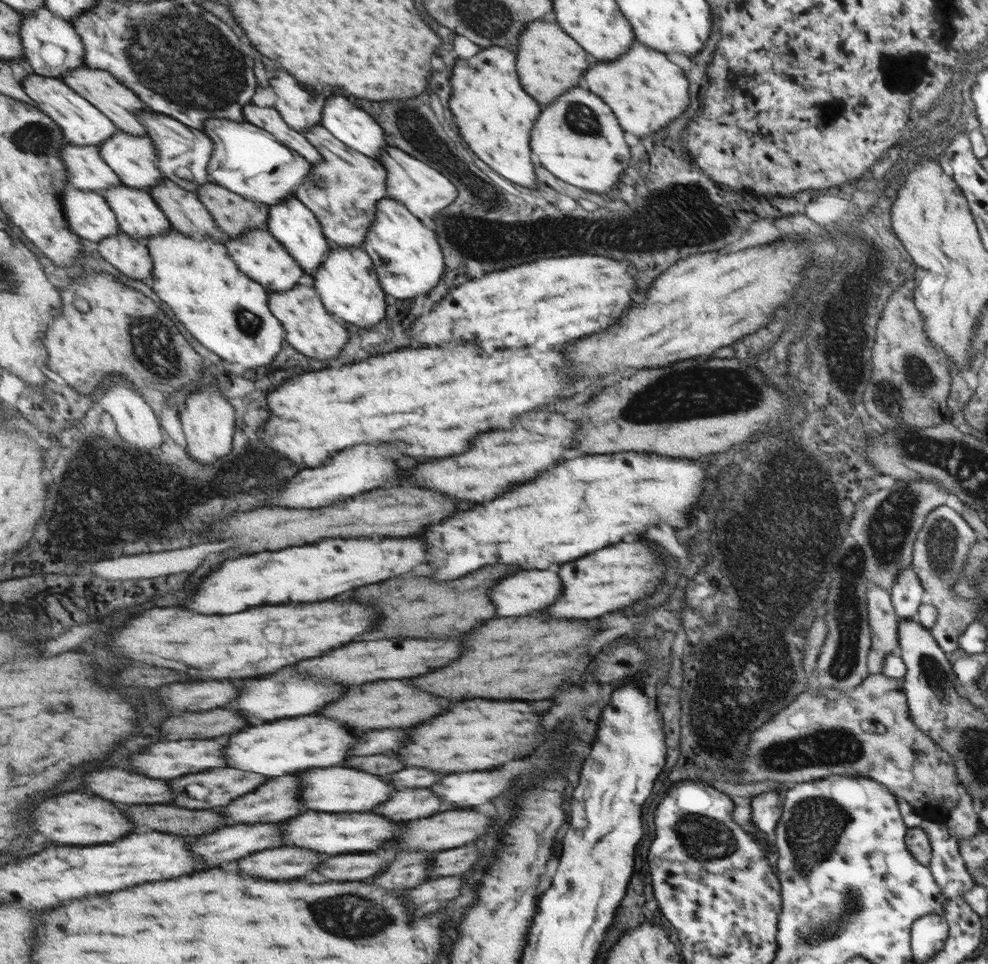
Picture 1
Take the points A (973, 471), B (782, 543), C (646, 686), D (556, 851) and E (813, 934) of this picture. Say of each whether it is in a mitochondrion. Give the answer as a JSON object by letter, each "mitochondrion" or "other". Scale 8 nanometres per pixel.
{"A":"mitochondrion","B":"other","C":"other","D":"other","E":"mitochondrion"}

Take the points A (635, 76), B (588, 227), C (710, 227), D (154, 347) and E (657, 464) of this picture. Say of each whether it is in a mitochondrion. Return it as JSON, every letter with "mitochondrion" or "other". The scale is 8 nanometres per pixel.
{"A":"other","B":"mitochondrion","C":"mitochondrion","D":"mitochondrion","E":"other"}

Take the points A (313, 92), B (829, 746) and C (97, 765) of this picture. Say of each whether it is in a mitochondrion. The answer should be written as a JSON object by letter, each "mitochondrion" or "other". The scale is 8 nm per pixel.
{"A":"other","B":"mitochondrion","C":"other"}

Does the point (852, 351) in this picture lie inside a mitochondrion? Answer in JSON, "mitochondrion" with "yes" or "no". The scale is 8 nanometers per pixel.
{"mitochondrion":"yes"}

